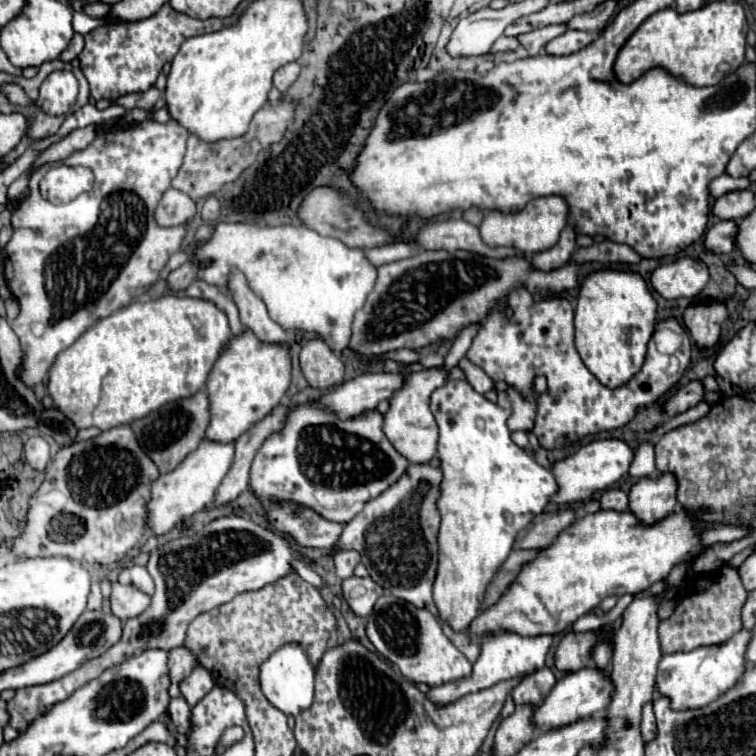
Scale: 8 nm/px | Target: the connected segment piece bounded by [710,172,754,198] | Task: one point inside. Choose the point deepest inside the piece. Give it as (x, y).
(725, 183)

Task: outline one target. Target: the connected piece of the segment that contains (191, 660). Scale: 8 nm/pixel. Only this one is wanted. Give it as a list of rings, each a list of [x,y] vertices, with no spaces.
[[[174,648],[168,652],[168,672],[170,672],[170,680],[174,684],[178,684],[182,678],[186,678],[190,674],[190,670],[198,664],[196,656],[186,650],[186,648]]]

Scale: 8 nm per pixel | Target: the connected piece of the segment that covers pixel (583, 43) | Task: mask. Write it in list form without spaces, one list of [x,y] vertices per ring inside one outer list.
[[[568,30],[562,36],[554,38],[552,42],[546,44],[546,52],[548,54],[556,54],[556,56],[566,56],[566,54],[574,54],[582,48],[586,48],[592,42],[592,34],[588,32],[578,32],[578,30]]]

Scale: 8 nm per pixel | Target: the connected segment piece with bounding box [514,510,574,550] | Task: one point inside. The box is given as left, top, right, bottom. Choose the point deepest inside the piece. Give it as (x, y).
(538, 534)

